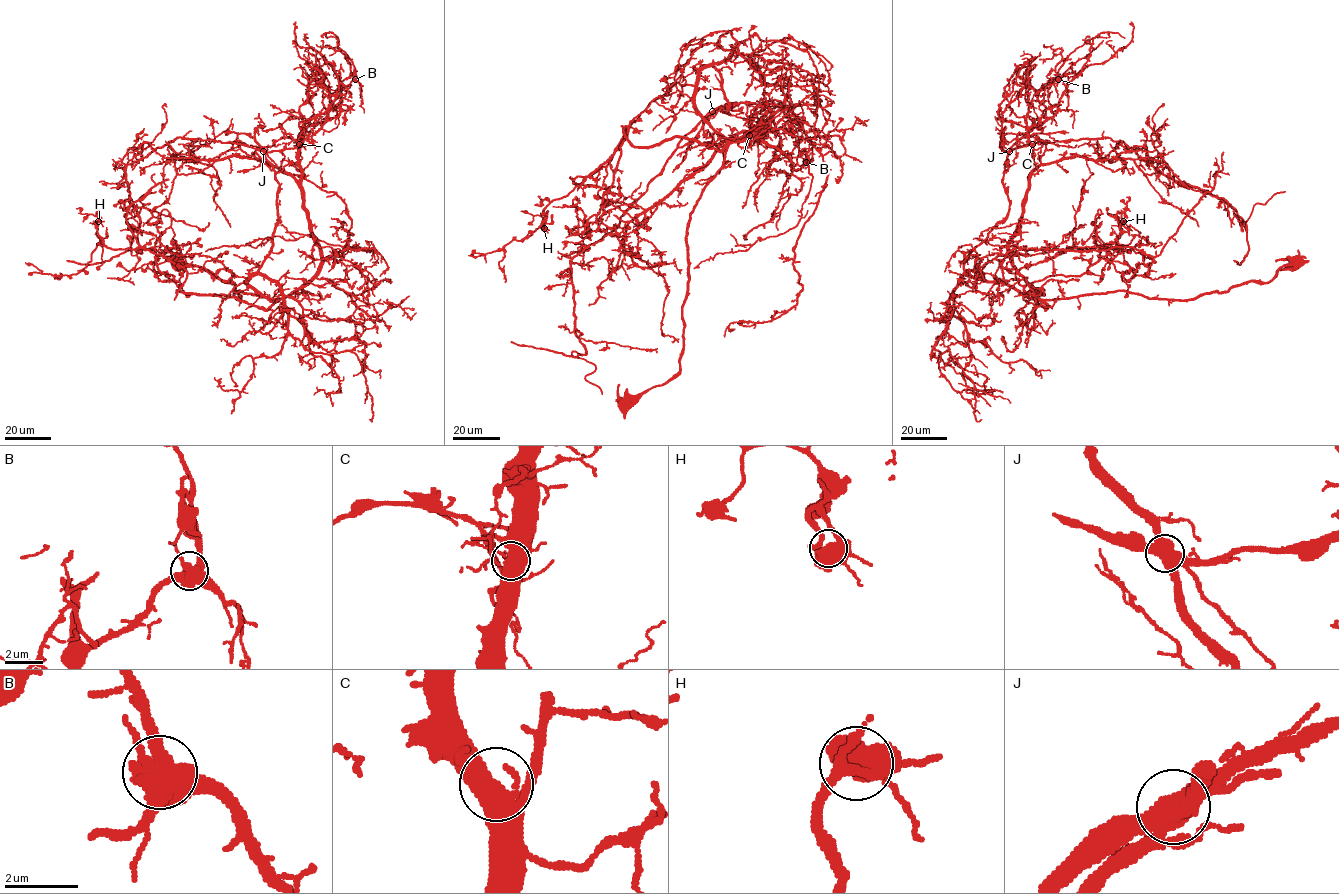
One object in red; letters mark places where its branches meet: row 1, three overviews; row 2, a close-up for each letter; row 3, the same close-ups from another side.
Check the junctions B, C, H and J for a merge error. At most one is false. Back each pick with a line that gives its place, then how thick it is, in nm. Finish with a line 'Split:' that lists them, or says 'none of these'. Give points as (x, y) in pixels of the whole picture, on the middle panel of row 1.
J: (712, 111) | 550 nm
Split: J

